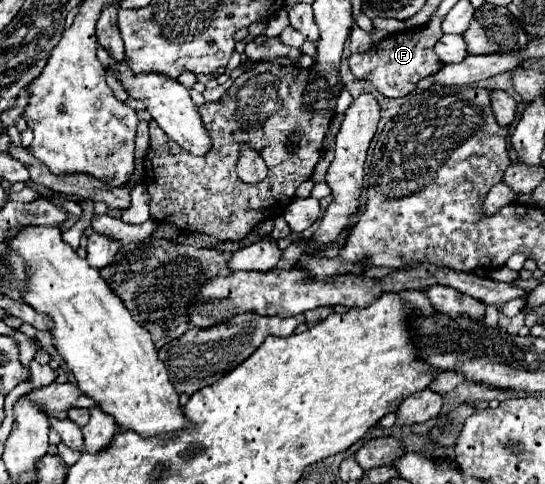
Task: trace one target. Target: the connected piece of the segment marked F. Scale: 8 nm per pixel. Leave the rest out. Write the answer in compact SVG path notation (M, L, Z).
M443 17L433 19L422 27L405 31L405 33L397 33L397 35L389 35L383 41L375 43L365 53L353 53L348 58L351 73L355 75L355 79L373 83L373 87L385 97L405 97L405 95L409 95L421 79L437 73L443 65L443 61L433 53L435 43L443 37L441 23L443 23Z

